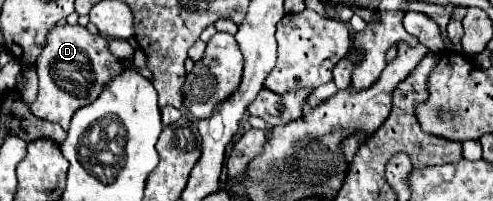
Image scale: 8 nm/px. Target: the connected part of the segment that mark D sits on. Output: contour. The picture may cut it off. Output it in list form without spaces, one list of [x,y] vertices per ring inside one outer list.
[[[78,24],[54,26],[46,36],[46,46],[42,48],[42,54],[36,60],[40,90],[30,110],[36,118],[60,124],[64,130],[68,130],[72,114],[80,106],[94,102],[102,86],[114,74],[118,74],[120,68],[122,62],[108,52],[108,42],[100,34],[88,34],[88,30]]]

